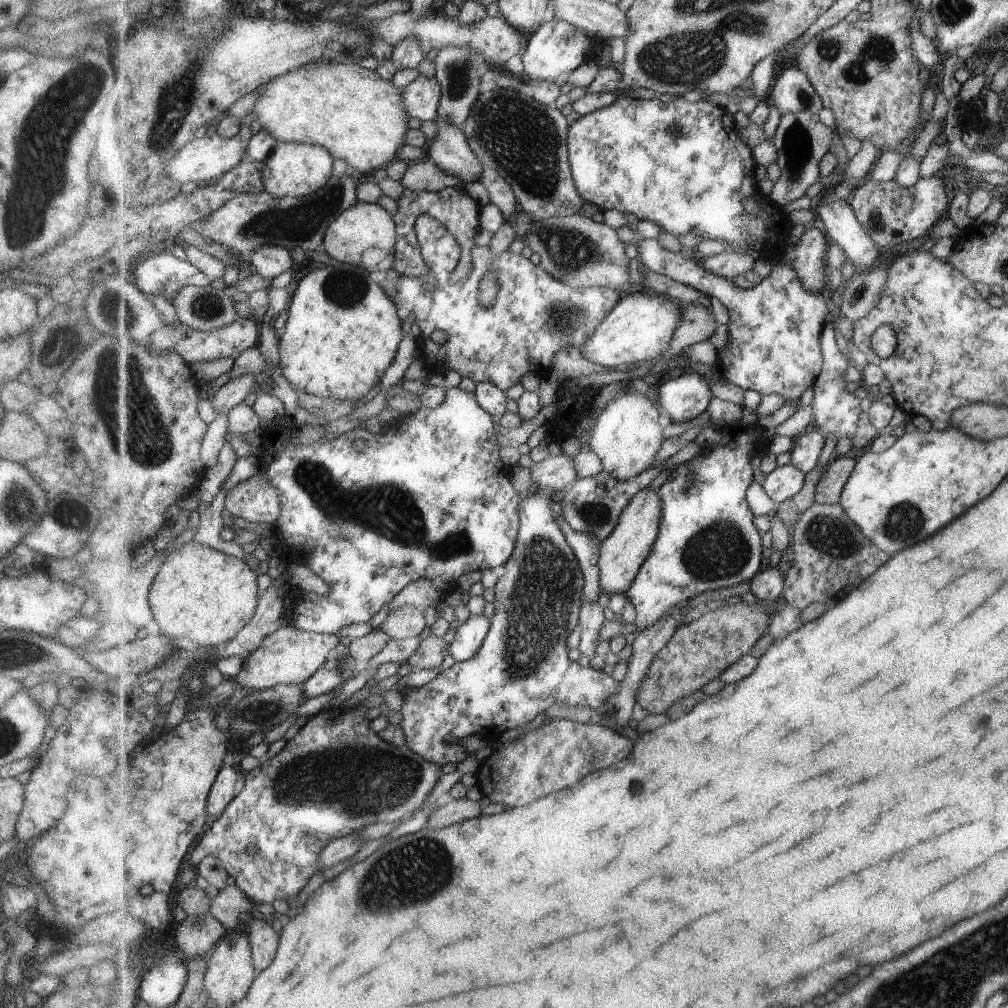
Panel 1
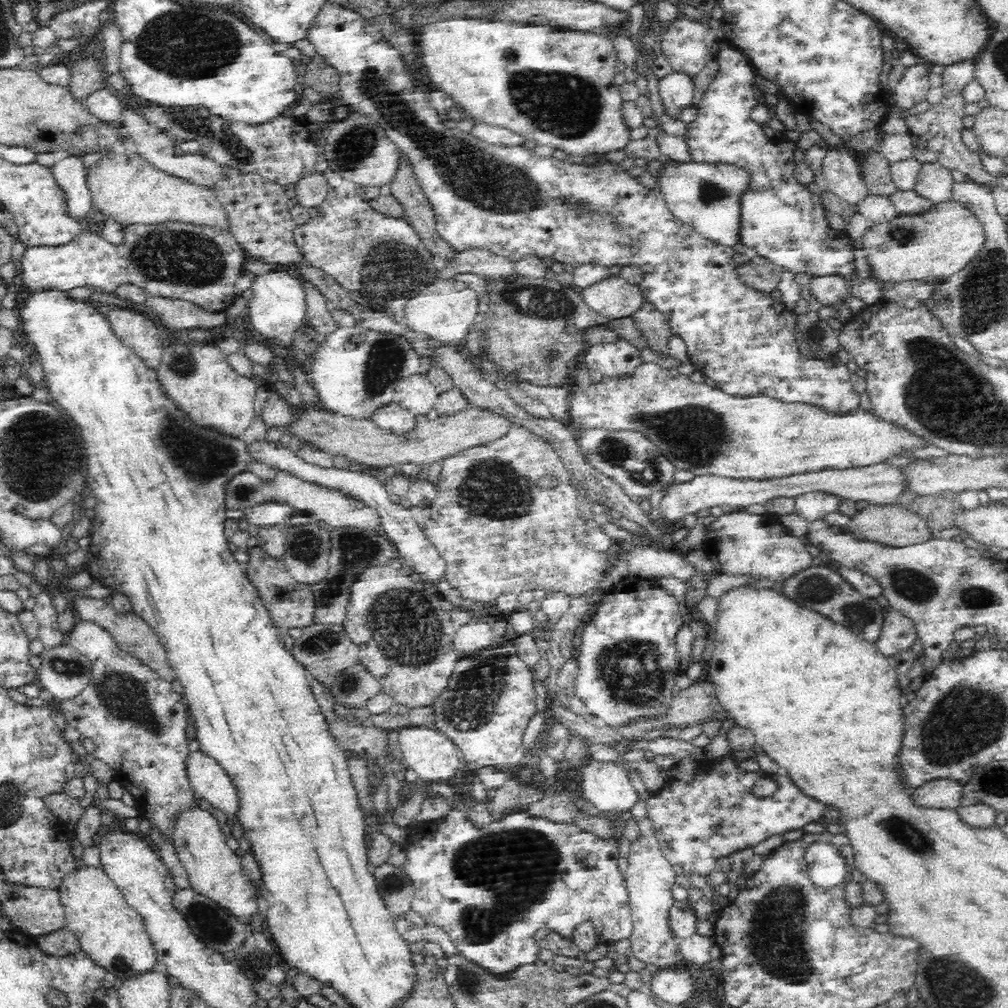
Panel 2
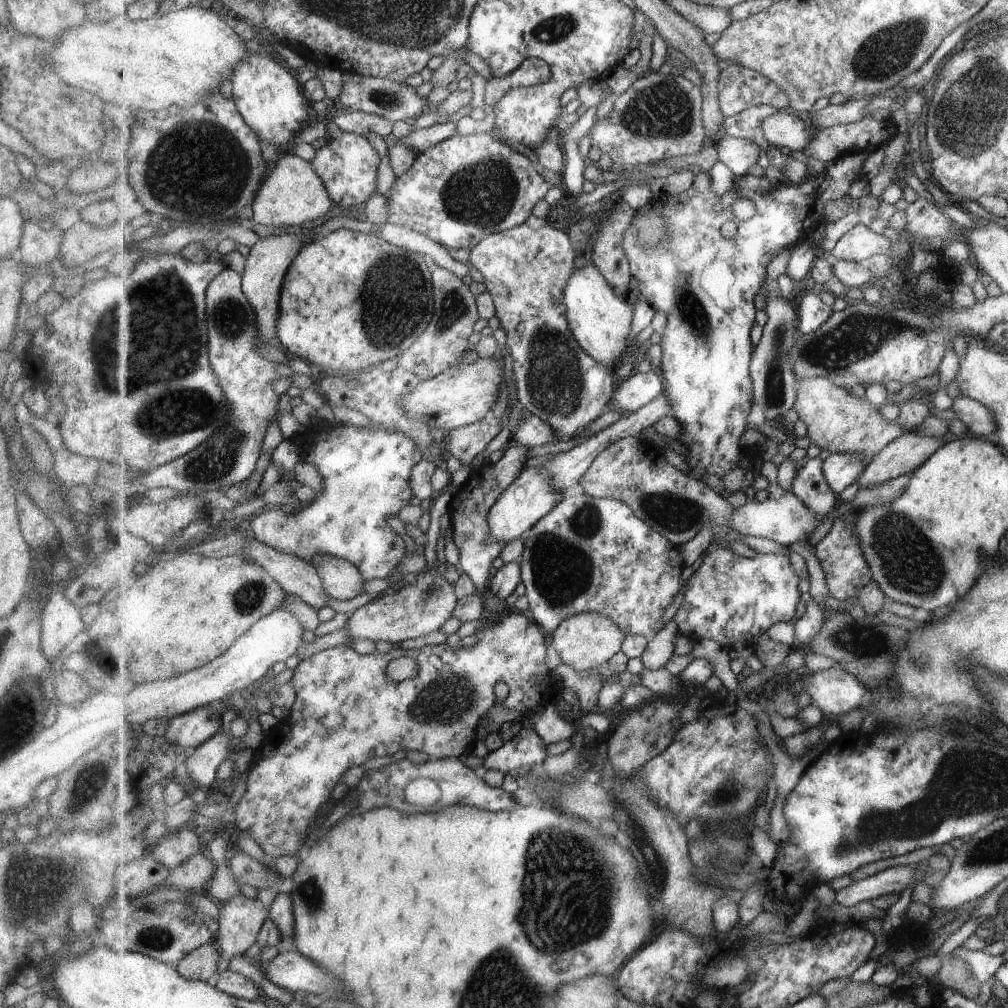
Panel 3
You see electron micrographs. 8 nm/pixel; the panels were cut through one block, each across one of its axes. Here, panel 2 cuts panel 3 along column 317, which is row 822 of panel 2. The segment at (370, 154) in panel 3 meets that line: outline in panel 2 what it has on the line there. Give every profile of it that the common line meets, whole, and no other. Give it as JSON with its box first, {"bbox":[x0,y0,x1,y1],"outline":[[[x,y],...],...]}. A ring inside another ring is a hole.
{"bbox":[55,620,196,843],"outline":[[[78,620],[71,630],[66,634],[67,644],[72,645],[80,654],[86,656],[91,662],[90,680],[82,692],[78,692],[76,696],[72,696],[66,700],[56,701],[55,706],[60,709],[60,712],[64,714],[67,726],[72,726],[78,730],[81,739],[92,738],[94,744],[96,744],[96,750],[93,754],[96,755],[98,760],[102,760],[114,769],[113,780],[121,783],[125,790],[134,798],[136,806],[134,807],[139,814],[137,818],[144,818],[150,821],[151,825],[155,827],[166,837],[171,843],[171,828],[172,828],[172,817],[179,812],[180,809],[186,809],[187,805],[194,805],[196,801],[195,793],[193,792],[192,785],[187,775],[186,763],[189,760],[189,754],[191,753],[188,749],[188,743],[190,738],[187,736],[187,729],[190,728],[188,720],[186,719],[187,704],[184,698],[172,688],[172,681],[163,679],[156,671],[148,668],[142,661],[138,660],[134,655],[124,652],[114,640],[114,637],[100,624],[92,620]]]}

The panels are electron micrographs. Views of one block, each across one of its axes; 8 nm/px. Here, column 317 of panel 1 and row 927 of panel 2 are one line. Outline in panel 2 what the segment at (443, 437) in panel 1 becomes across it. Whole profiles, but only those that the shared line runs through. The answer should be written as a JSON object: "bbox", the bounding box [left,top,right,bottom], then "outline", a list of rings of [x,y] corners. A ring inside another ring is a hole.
{"bbox":[403,809,633,972],"outline":[[[457,809],[450,810],[444,819],[438,821],[423,822],[417,829],[411,830],[407,838],[406,862],[403,865],[405,874],[414,886],[415,893],[411,900],[411,909],[415,910],[428,926],[439,926],[450,936],[456,946],[457,953],[468,960],[474,960],[476,964],[481,964],[488,972],[510,972],[518,964],[534,964],[537,960],[539,947],[534,936],[537,930],[548,928],[559,932],[566,939],[573,939],[572,933],[581,922],[592,922],[595,931],[599,935],[599,943],[616,943],[623,939],[630,939],[633,932],[633,920],[631,908],[629,907],[630,895],[626,887],[625,874],[622,874],[618,867],[618,842],[617,838],[600,838],[596,834],[582,831],[576,824],[556,823],[547,820],[545,817],[530,816],[528,812],[520,812],[516,809],[516,814],[510,814],[506,818],[492,822],[478,830],[472,824],[463,811]]]}

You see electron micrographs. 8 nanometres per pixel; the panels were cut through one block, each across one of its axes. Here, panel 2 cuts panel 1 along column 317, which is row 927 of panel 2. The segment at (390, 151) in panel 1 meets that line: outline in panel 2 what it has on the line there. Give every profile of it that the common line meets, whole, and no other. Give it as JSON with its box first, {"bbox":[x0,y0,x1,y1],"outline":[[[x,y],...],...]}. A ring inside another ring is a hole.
{"bbox":[57,862,155,983],"outline":[[[79,862],[76,869],[62,878],[62,885],[57,890],[65,908],[63,928],[78,936],[81,950],[96,964],[108,968],[118,983],[135,973],[154,968],[155,950],[143,918],[126,902],[103,869]]]}

